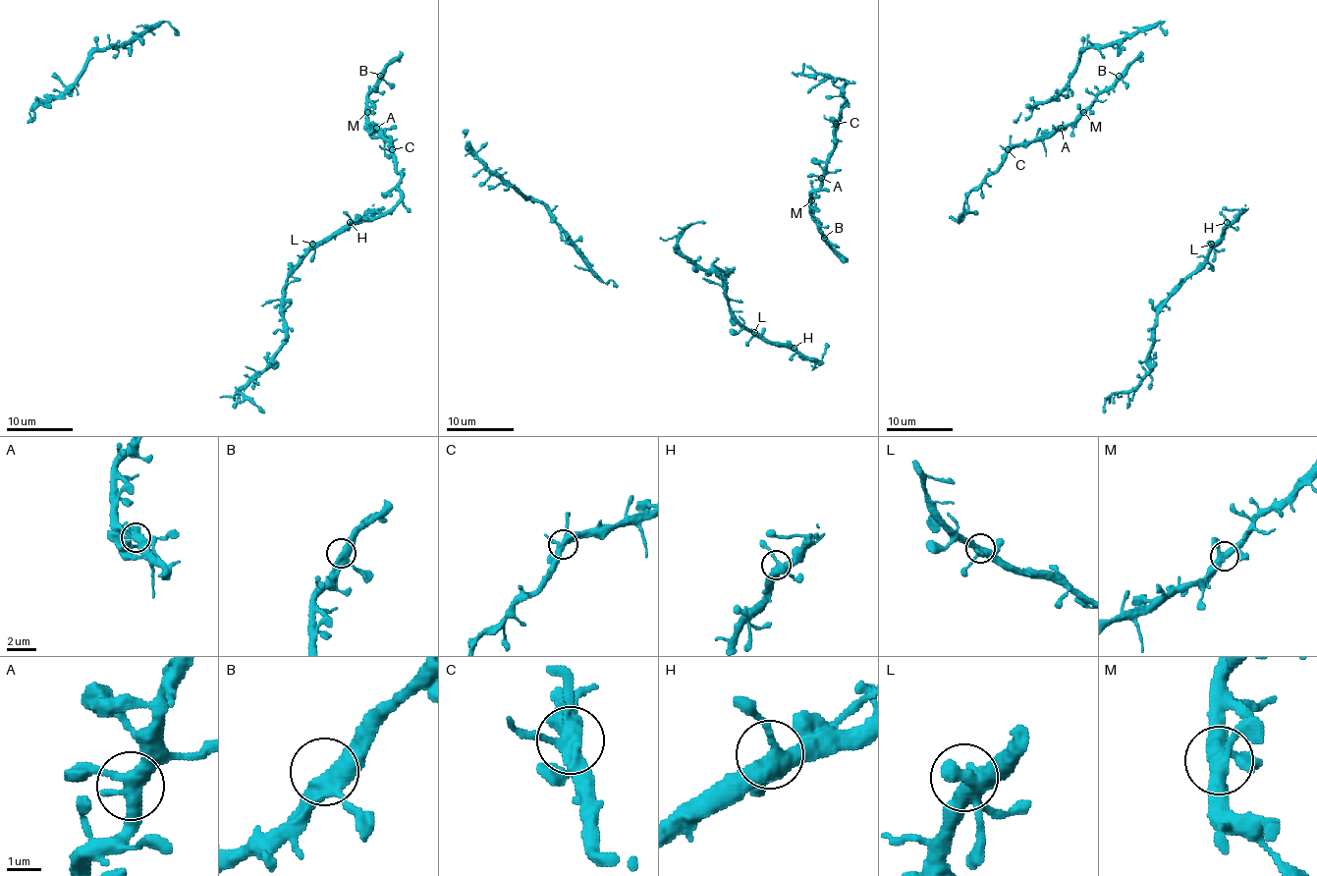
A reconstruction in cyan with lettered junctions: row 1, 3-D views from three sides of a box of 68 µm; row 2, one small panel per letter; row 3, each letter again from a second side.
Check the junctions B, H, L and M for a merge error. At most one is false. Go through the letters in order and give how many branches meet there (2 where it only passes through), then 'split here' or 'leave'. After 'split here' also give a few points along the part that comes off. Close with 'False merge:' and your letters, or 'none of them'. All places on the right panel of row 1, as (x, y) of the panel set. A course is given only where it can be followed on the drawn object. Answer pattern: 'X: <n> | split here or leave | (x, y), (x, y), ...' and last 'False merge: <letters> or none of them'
B: 3 | leave
H: 4 | leave
L: 4 | leave
M: 4 | leave
False merge: none of them

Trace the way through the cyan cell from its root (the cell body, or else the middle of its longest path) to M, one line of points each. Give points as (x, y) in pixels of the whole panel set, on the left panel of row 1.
M: (383, 81), (368, 95), (366, 112)

